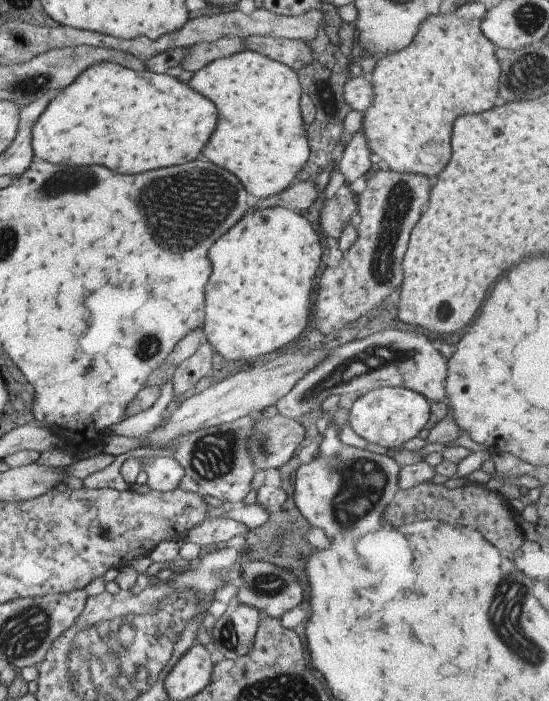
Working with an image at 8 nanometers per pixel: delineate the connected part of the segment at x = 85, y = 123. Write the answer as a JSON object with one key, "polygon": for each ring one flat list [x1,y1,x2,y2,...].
{"polygon":[[103,61,92,64,85,70,82,70,71,83,64,85,59,92,47,103,47,106,41,111,37,120,33,123,31,129,31,150,34,157,47,161,52,165,69,164,69,166,105,166,117,174,139,174,141,170,155,170,155,168,163,168,163,166,173,166,173,164,183,164,189,160,195,160,199,150,203,148,203,144,207,142,211,130,215,126,217,120,216,108,203,96,199,96,197,92,191,92,185,83,179,82,175,77,170,77,164,73,152,73,151,71,134,71,125,68,123,64,118,65,111,61]]}

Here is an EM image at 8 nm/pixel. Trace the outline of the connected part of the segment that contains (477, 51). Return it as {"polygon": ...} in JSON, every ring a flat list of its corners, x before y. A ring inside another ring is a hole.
{"polygon":[[437,13,424,18,410,43,396,53,376,60,369,73,373,96,362,112,360,130,370,152,379,156,391,171,426,177,435,176,447,164,450,132,453,121,465,112,483,112,493,106,498,87,498,62,494,59,494,44,480,31,480,20,450,13]]}

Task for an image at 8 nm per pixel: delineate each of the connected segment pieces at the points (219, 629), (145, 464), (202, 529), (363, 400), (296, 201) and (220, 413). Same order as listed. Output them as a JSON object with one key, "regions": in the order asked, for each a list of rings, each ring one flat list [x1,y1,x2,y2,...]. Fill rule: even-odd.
{"regions":[[[231,600,210,631,212,645,225,659,245,654,251,646,259,616,255,608]],[[169,456,142,458,141,468,147,474,147,484,151,490,165,492,179,487,183,476,182,466]],[[212,517,205,519,196,527,190,528,183,540,212,549,215,544,225,543,229,538,244,535,247,531,248,528,242,522,223,517]],[[379,387,369,389,367,392,361,393,351,404,347,412,348,426,359,438,365,443,379,444,387,450,391,450,393,446,399,446,406,440,416,436,417,432,425,426,429,418,429,402,424,396,418,392,403,387]],[[292,180,281,192,257,199,255,207,265,208,279,205,299,212,303,208,309,208,318,196,322,196,322,192,317,190,314,180]],[[330,348,313,349,307,354,291,351,289,354,281,354,264,364,257,362,253,368,243,367,237,373,233,373,219,382,214,381,207,389,184,399,173,412,163,414,159,426,142,435,141,440,144,444,141,444,141,447,163,449,180,436,221,423,228,423,274,406,277,400,285,396,306,372,321,363,326,355,330,354,330,350]]]}

